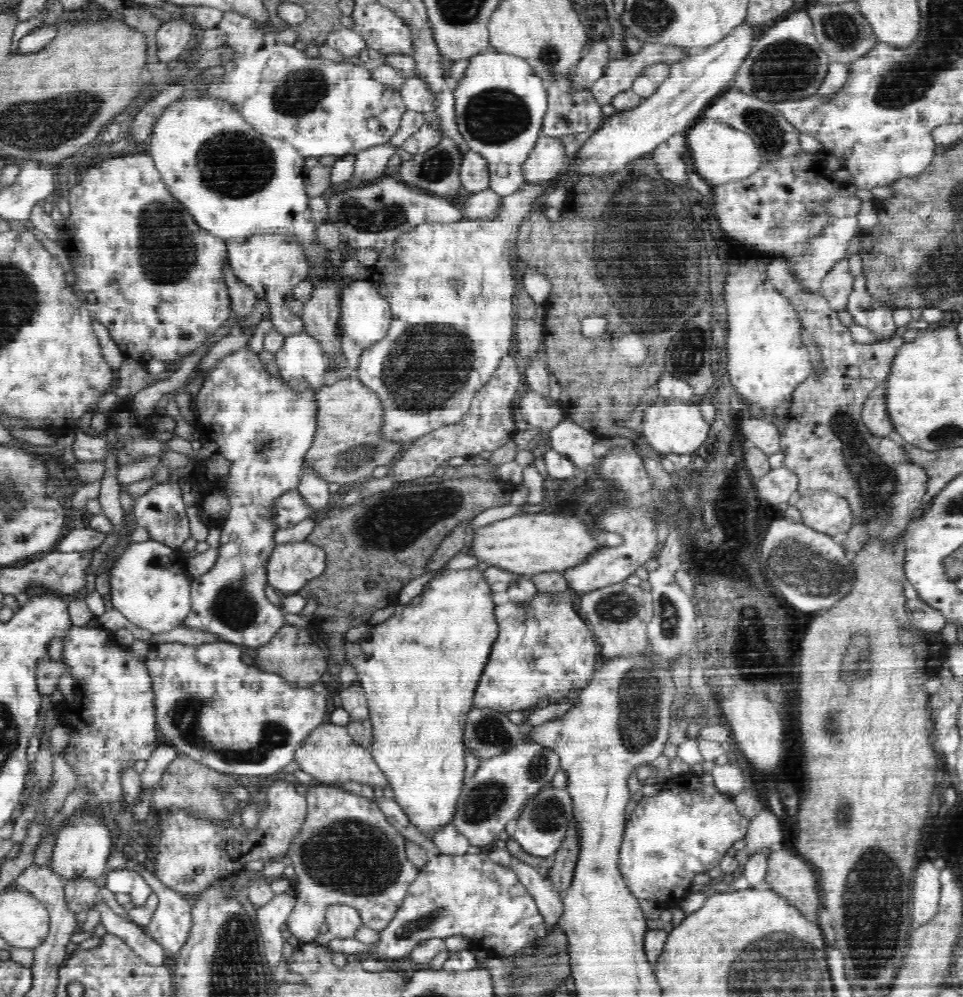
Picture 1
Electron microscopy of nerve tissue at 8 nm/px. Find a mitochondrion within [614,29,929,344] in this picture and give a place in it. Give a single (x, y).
(785, 67)

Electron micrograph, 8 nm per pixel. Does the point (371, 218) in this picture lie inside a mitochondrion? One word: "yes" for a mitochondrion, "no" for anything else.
yes

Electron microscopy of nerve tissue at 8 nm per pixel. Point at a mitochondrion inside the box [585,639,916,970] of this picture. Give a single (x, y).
(843, 801)

